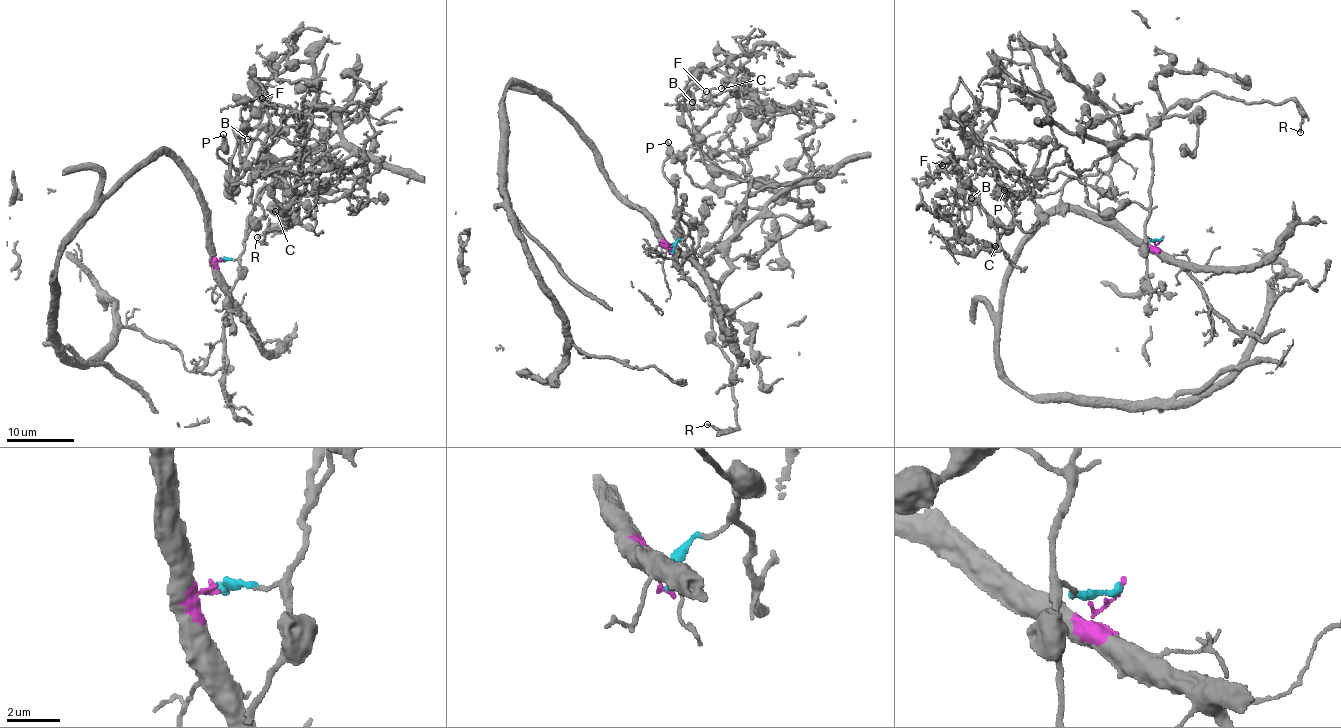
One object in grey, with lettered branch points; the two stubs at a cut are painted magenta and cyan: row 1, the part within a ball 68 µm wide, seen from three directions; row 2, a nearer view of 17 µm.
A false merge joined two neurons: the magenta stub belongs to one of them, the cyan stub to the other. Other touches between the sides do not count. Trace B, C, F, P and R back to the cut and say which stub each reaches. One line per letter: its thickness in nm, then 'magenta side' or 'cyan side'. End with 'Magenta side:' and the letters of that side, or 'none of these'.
B: 110 nm thick; cyan side
C: 320 nm thick; cyan side
F: 130 nm thick; cyan side
P: 300 nm thick; cyan side
R: 160 nm thick; cyan side
Magenta side: none of these

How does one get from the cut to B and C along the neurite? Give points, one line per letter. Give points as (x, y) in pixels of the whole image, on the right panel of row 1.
B: (1161, 239), (1144, 233), (1147, 138), (1032, 180), (963, 133), (952, 159), (972, 199)
C: (1161, 239), (1144, 233), (1147, 138), (1051, 121), (1047, 164), (992, 247), (947, 220), (969, 250), (994, 246)

